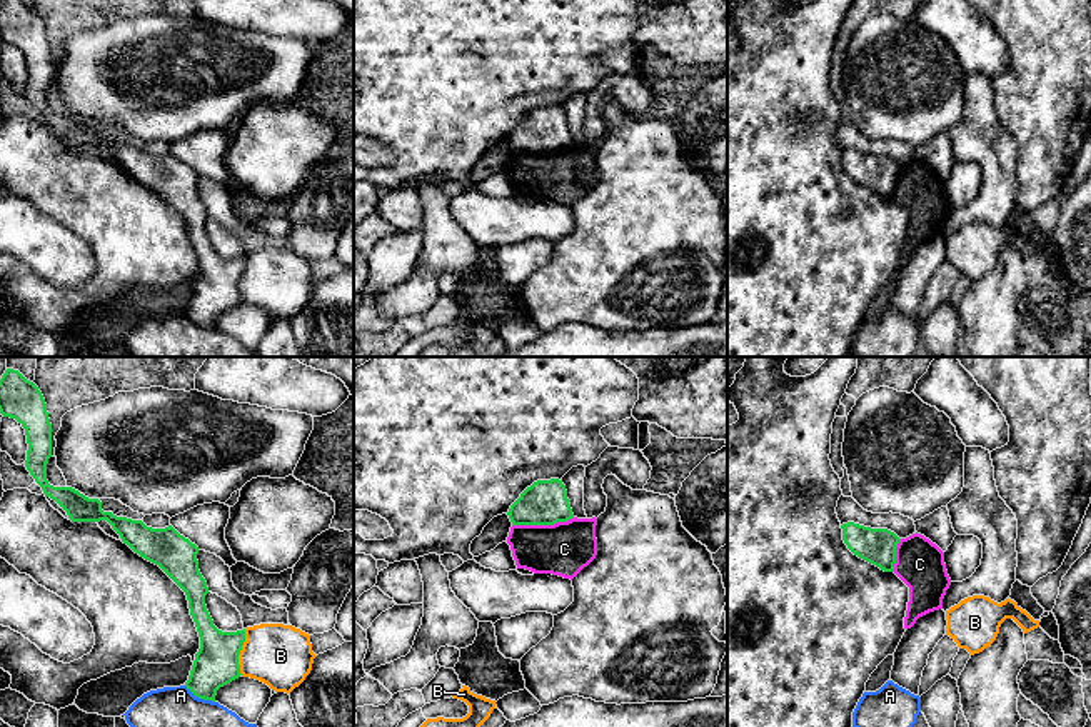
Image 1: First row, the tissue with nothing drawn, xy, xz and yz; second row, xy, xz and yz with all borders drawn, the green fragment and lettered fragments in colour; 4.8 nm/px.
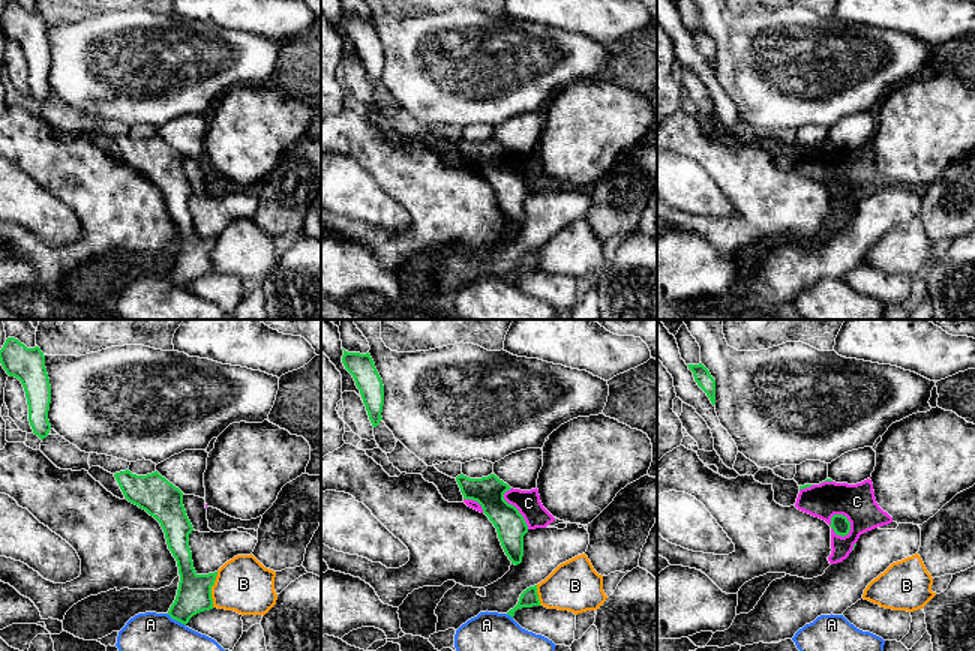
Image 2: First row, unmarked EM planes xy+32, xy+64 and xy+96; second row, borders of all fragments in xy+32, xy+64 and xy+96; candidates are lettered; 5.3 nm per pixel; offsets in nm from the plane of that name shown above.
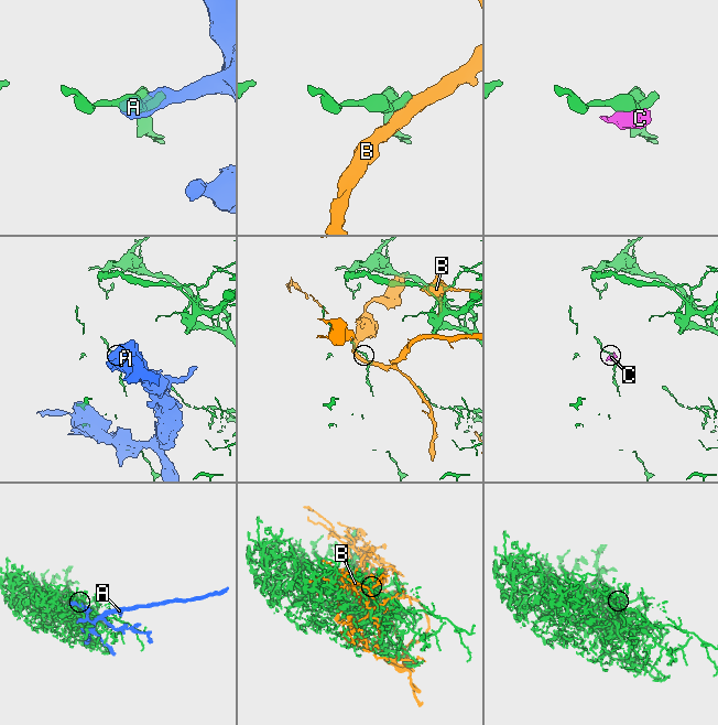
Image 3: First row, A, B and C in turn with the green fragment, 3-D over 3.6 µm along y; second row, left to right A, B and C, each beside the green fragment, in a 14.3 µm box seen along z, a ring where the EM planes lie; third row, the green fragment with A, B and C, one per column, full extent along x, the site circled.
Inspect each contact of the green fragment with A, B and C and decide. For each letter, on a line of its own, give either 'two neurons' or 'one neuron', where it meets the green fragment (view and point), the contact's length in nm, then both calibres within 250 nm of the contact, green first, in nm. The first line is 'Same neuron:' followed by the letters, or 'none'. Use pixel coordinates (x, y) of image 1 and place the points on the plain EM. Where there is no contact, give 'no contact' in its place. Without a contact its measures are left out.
Same neuron: none
A: two neurons | xy (199, 324) | 170 nm | 220/400 nm
B: two neurons | xy (239, 279) | 220 nm | 220/300 nm
C: two neurons | xz (542, 150) | 300 nm | 220/260 nm

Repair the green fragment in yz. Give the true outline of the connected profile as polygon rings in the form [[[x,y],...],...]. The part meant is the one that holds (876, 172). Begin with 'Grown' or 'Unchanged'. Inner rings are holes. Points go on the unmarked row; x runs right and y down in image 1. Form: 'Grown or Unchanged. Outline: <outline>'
Unchanged. Outline: [[[854,148],[842,150],[841,155],[842,167],[854,182],[884,198],[894,198],[896,173],[901,167],[894,158]]]

